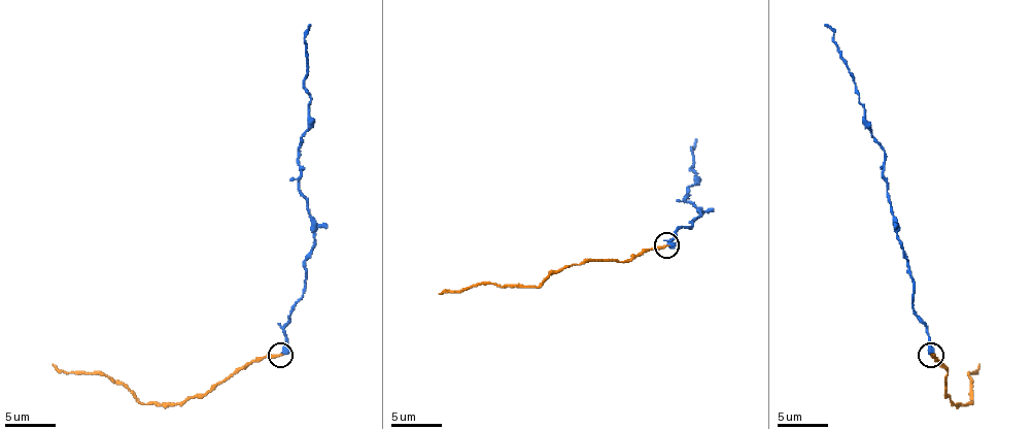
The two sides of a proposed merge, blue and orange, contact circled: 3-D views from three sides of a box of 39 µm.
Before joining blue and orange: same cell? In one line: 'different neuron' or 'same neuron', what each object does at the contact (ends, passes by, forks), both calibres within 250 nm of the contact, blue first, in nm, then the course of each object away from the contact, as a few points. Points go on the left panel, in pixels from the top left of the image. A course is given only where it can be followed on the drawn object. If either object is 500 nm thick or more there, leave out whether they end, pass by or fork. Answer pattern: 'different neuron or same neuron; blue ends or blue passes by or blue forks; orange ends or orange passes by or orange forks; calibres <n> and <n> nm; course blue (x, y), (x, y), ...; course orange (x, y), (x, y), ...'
different neuron; blue ends; orange ends; calibres 440 and 240 nm; course blue (279, 354), (315, 240), (297, 149), (307, 129), (310, 25); course orange (279, 354), (256, 359), (199, 395), (152, 404), (143, 404), (123, 385), (102, 374), (60, 372), (52, 364)

